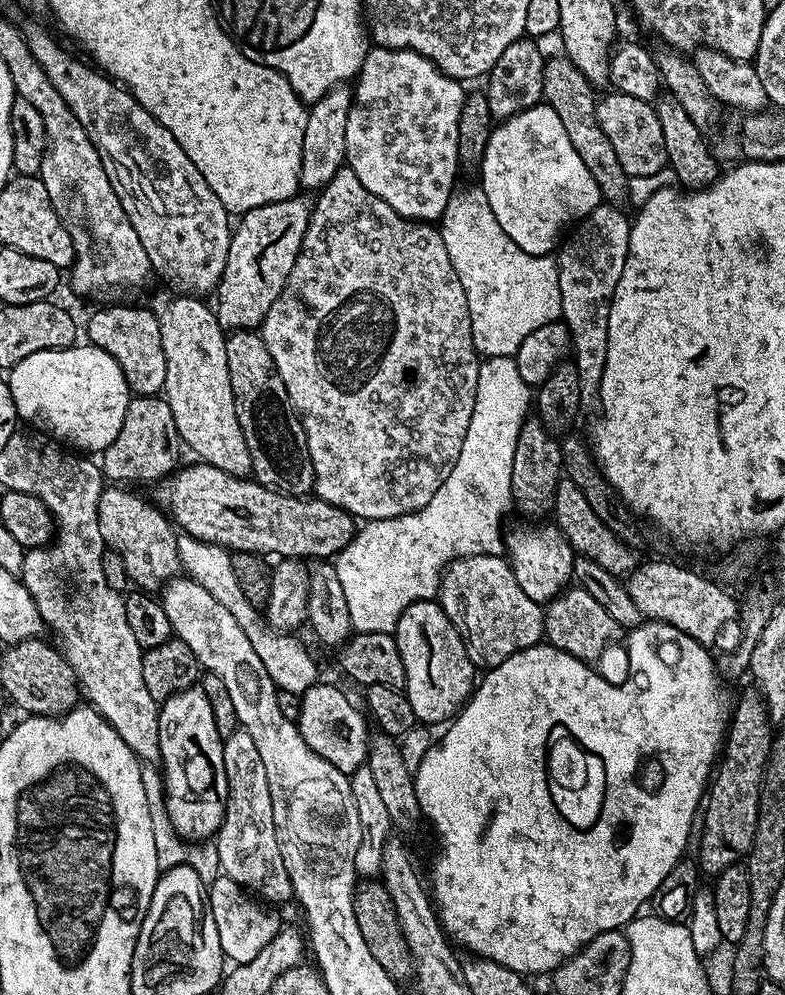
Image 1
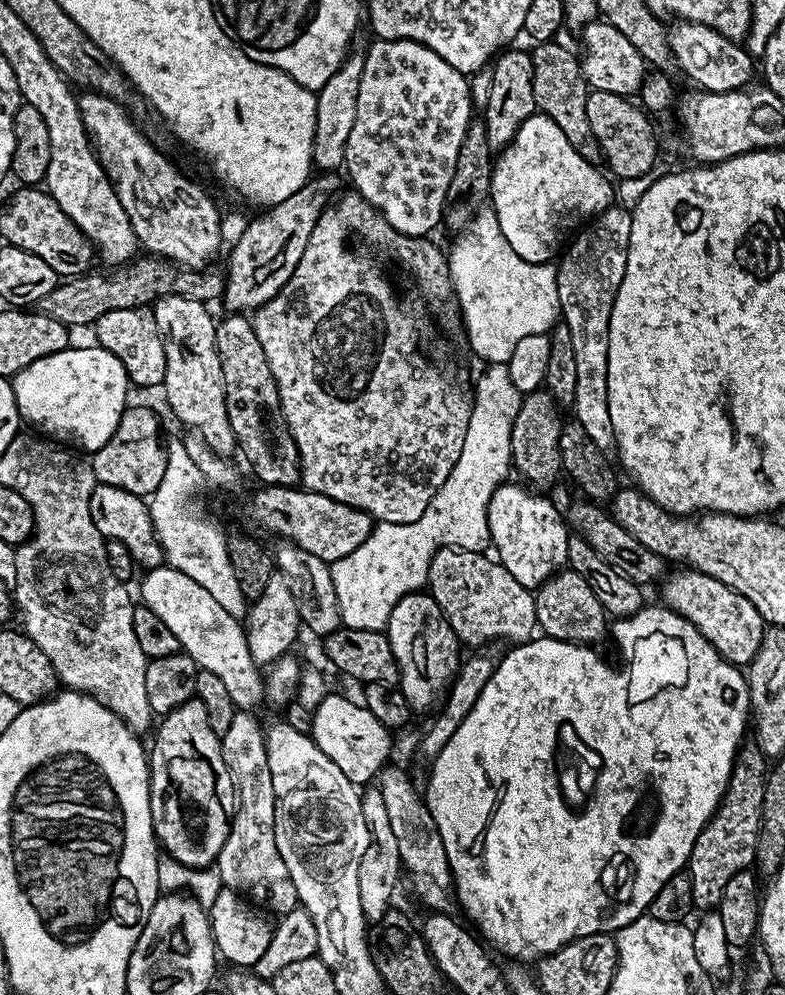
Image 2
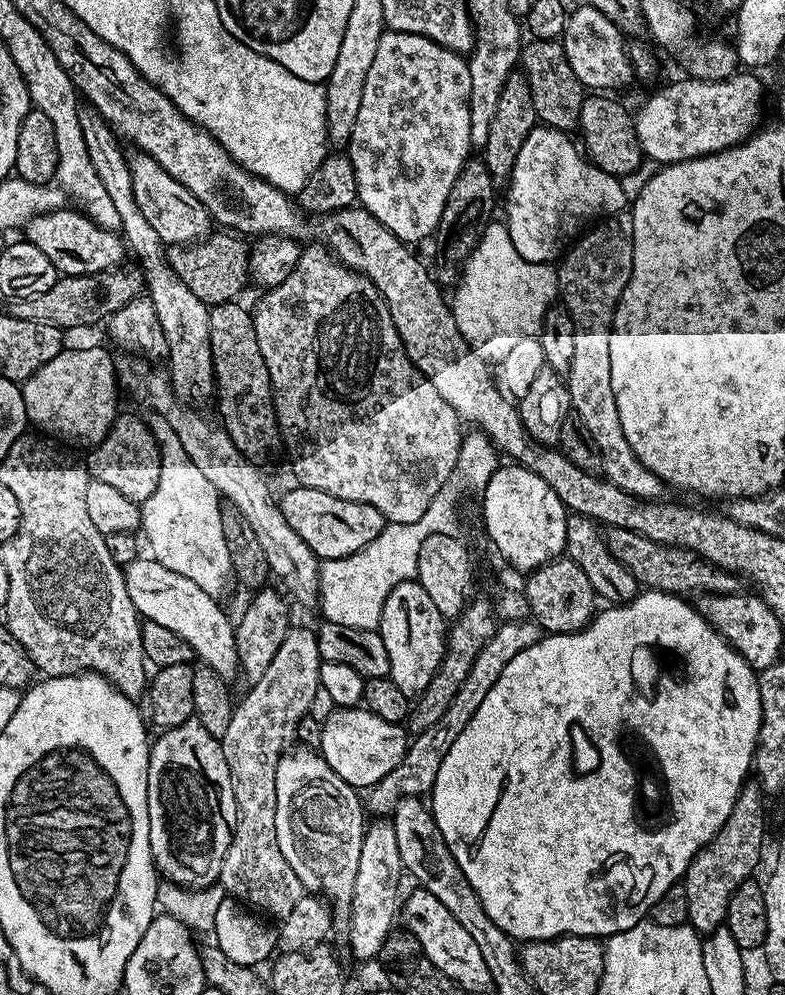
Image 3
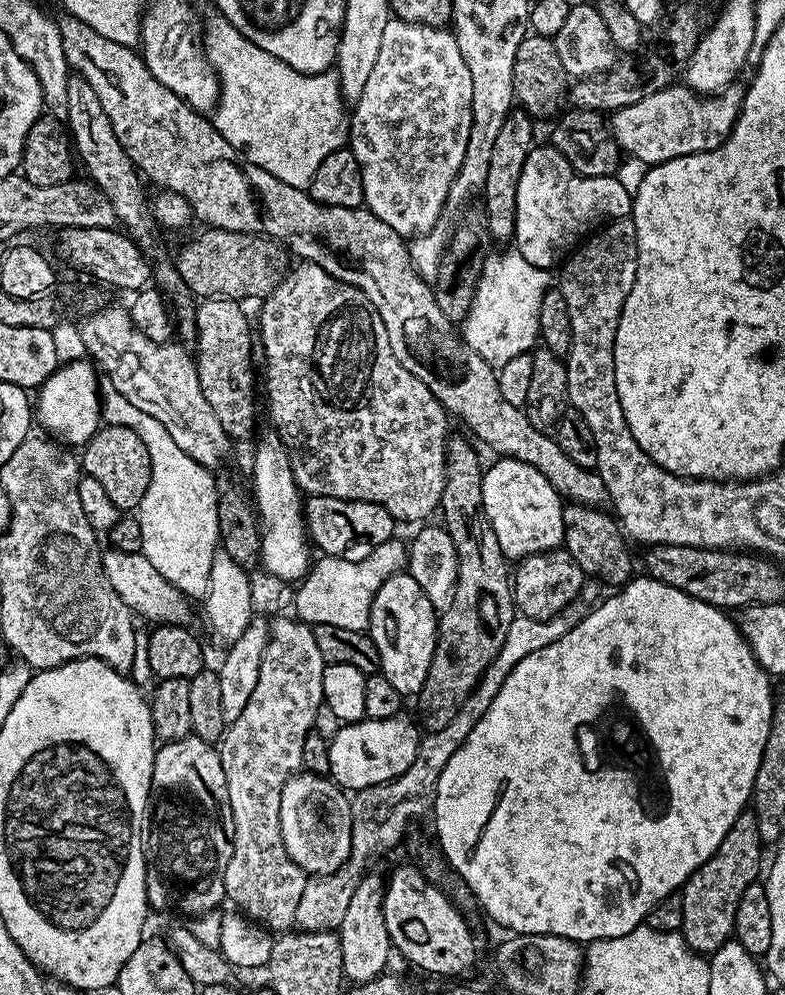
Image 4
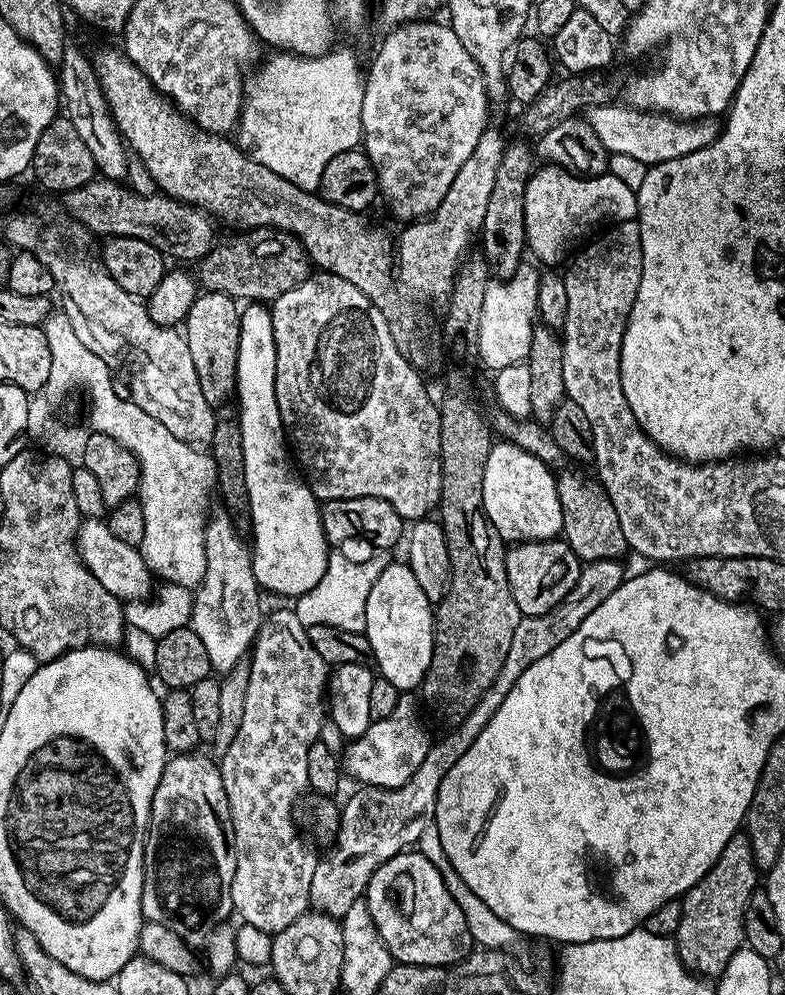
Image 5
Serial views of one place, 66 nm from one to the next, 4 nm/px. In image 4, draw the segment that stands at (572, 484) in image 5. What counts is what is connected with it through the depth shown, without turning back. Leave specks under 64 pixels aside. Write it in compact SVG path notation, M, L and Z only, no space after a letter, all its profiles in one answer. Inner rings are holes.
M568 502L564 504L562 522L564 523L562 547L570 554L570 558L574 558L574 562L578 562L585 577L595 578L605 585L616 584L612 586L623 586L633 579L632 556L628 553L630 544L611 511L603 507L591 508Z

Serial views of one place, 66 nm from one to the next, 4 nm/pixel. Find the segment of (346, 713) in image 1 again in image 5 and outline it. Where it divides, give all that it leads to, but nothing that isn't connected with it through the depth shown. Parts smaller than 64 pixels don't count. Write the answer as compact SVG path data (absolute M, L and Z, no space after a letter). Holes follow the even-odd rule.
M401 694L398 706L388 717L373 720L351 741L352 744L342 752L342 768L361 785L374 788L397 788L412 777L414 770L422 766L430 747L428 732L420 721L420 712L416 709L415 695Z

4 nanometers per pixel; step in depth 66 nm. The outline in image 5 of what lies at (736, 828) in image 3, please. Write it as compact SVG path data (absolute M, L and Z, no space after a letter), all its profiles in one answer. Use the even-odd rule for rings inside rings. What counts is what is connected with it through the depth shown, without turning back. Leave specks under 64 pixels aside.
M737 834L726 842L722 854L710 866L710 870L688 892L684 893L680 909L682 918L674 937L680 960L689 972L701 978L718 978L726 970L726 962L744 944L744 911L750 894L757 891L758 869L754 862L754 850L750 850L750 838Z

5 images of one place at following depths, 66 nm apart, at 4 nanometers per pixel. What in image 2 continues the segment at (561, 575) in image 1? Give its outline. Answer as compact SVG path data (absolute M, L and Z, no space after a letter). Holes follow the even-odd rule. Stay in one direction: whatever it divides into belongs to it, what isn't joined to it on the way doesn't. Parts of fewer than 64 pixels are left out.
M505 482L490 498L488 529L492 535L490 544L500 564L510 575L529 590L535 590L555 576L568 562L568 538L570 529L566 516L547 500L547 495L525 486L523 483Z

